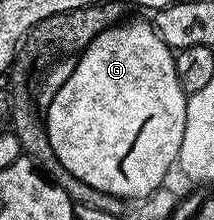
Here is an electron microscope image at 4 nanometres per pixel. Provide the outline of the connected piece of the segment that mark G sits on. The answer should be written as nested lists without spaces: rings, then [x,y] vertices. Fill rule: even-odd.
[[[127,20],[124,24],[115,24],[104,32],[99,32],[78,53],[75,61],[75,69],[72,76],[53,98],[45,109],[45,123],[47,126],[47,143],[52,157],[59,159],[59,168],[69,170],[76,178],[81,178],[85,186],[93,186],[93,190],[105,190],[105,194],[120,196],[128,202],[138,202],[150,192],[156,192],[164,187],[166,174],[176,167],[181,150],[181,138],[185,138],[185,110],[187,109],[188,93],[184,92],[181,82],[178,80],[177,66],[175,65],[176,53],[171,49],[156,30],[154,23],[147,20]]]

